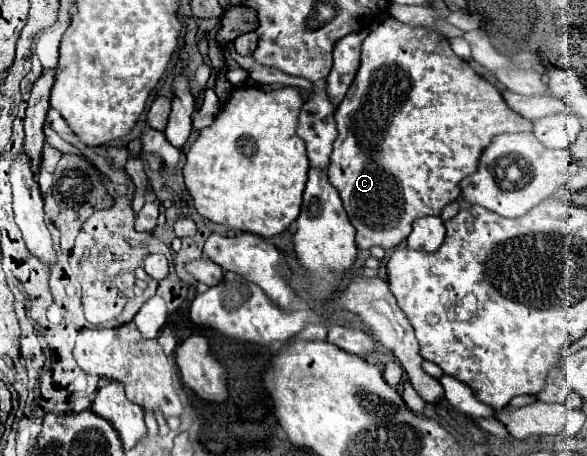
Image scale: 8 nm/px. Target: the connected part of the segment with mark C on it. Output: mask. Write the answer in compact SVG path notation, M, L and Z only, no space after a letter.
M394 17L380 21L364 39L360 69L334 117L338 137L330 155L328 177L344 201L360 249L374 245L394 249L400 245L410 235L414 219L440 215L444 205L460 197L460 181L478 171L478 159L496 135L532 131L532 123L514 113L494 85L454 55L440 31L400 23Z

